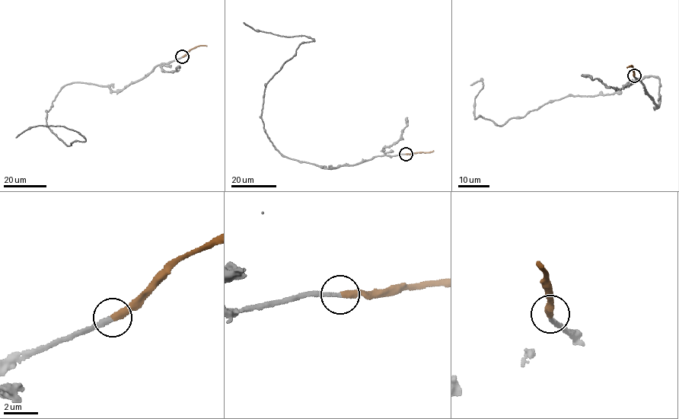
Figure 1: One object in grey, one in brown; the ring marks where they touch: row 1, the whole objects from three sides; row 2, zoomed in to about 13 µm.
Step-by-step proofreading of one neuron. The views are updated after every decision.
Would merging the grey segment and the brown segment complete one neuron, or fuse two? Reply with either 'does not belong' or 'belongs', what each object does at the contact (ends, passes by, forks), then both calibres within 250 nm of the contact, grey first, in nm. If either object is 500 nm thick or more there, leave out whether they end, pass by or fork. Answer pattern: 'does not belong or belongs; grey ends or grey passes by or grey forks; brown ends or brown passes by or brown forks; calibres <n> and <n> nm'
belongs; grey ends; brown ends; calibres 260 and 400 nm

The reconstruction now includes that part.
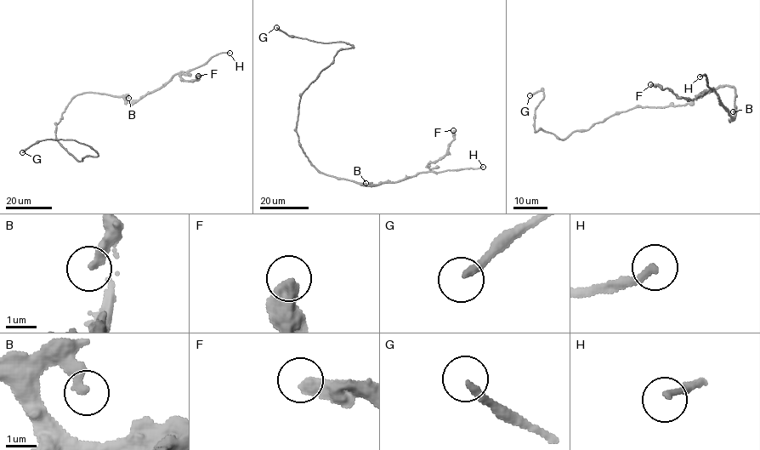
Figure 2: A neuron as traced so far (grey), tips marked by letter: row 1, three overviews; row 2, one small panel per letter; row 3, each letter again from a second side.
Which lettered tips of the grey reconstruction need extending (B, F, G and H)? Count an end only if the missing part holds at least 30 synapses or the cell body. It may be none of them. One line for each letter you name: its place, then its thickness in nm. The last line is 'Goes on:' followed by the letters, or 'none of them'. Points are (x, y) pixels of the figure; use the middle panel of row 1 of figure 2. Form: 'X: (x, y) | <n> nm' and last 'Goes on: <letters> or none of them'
H: (483, 167) | 200 nm
Goes on: H

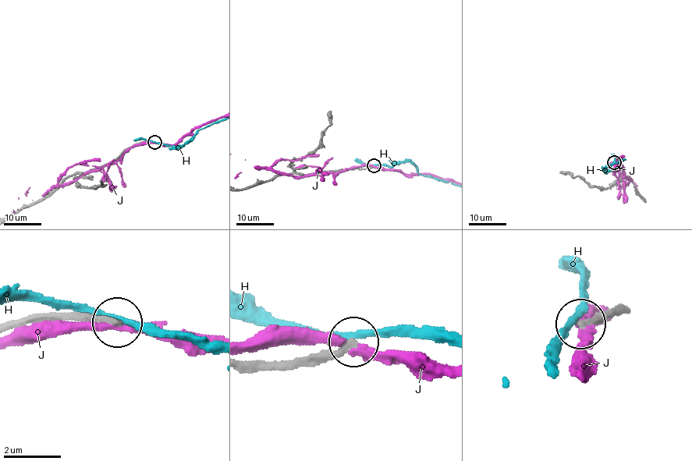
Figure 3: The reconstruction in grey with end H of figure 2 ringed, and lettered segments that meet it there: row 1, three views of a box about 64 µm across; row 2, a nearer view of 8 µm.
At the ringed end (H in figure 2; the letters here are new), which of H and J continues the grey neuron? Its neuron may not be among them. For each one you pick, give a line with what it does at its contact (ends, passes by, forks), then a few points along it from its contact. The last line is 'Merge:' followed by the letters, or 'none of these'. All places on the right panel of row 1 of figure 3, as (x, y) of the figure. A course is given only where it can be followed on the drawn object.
Merge: none of these

